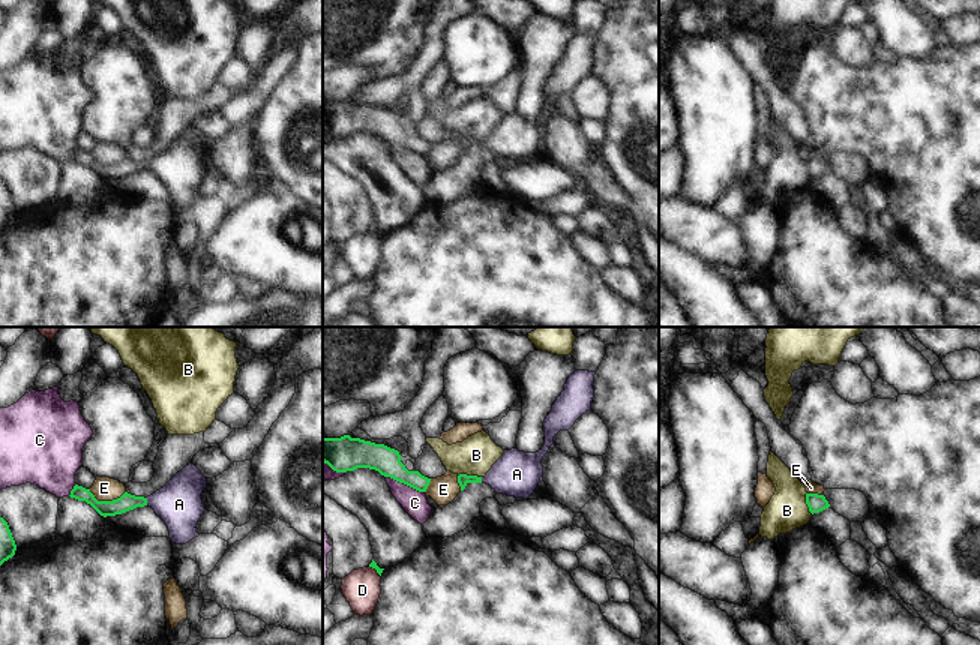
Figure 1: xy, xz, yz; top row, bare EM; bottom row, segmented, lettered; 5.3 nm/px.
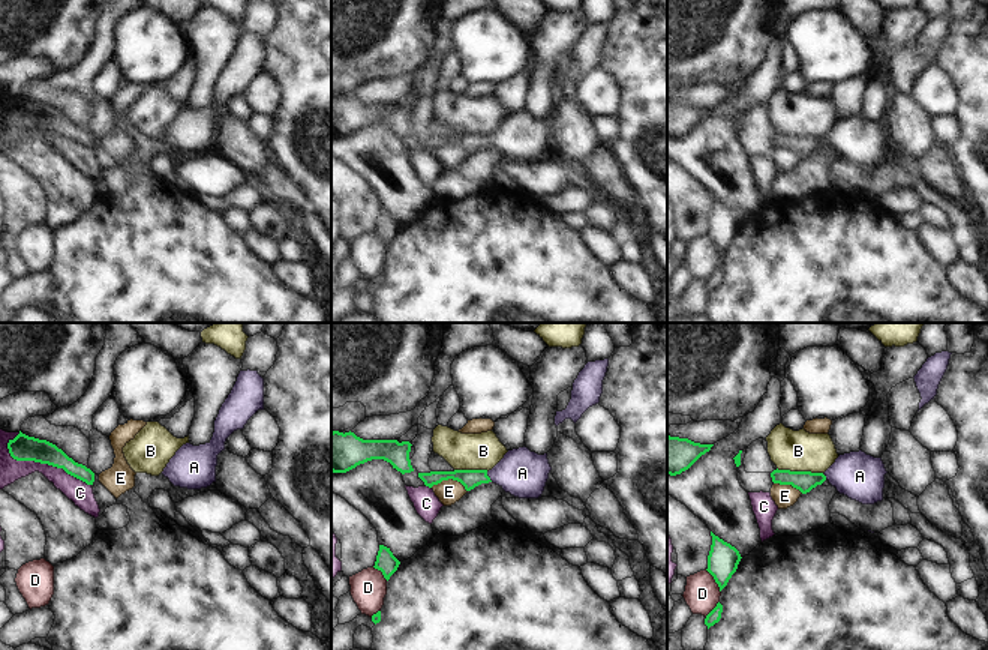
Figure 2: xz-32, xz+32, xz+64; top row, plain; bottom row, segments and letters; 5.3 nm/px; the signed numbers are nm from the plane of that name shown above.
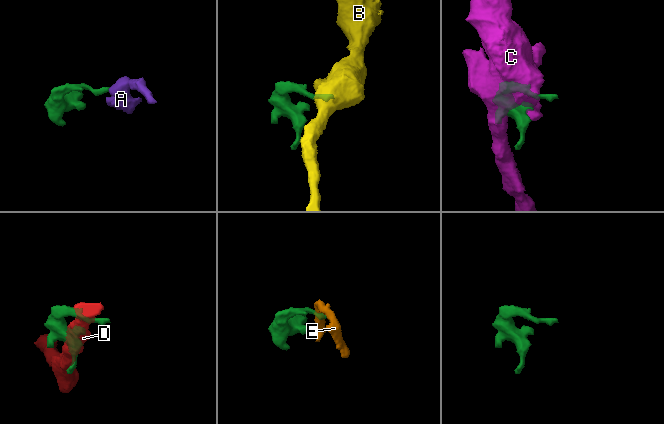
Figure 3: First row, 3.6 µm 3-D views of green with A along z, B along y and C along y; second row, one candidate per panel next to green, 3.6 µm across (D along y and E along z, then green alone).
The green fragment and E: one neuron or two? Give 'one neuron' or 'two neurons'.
two neurons

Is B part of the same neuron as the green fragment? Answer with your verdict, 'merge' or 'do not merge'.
do not merge

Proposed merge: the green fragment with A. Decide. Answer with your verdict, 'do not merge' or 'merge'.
merge

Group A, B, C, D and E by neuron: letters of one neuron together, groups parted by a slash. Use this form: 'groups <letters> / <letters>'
groups A / B / C / D / E

